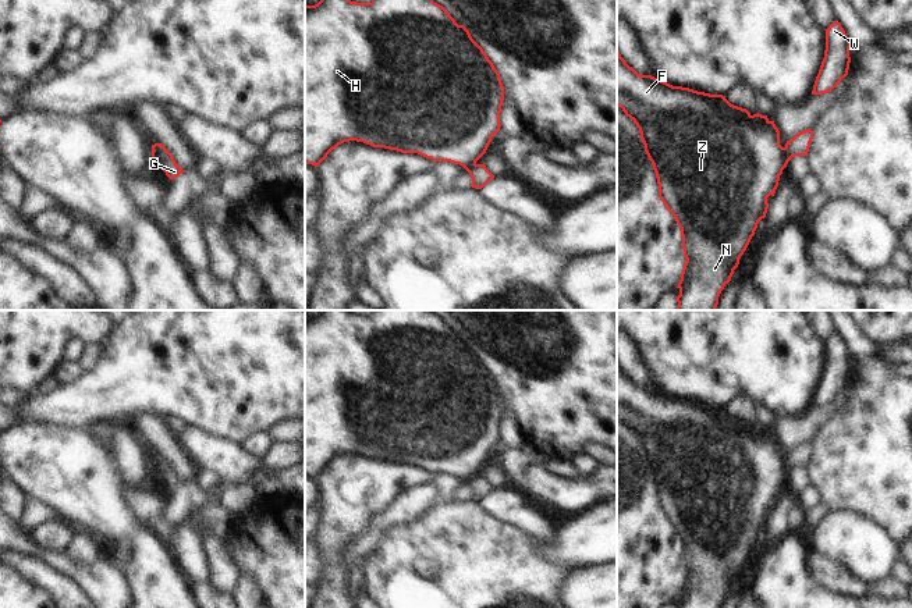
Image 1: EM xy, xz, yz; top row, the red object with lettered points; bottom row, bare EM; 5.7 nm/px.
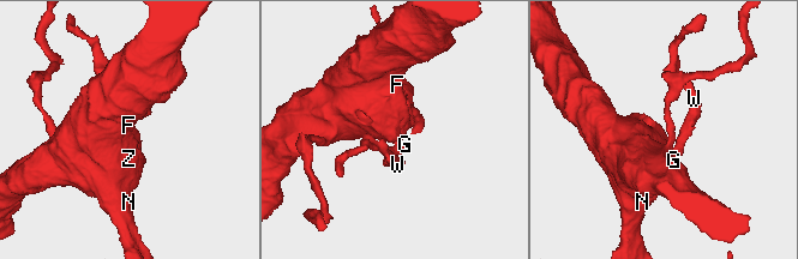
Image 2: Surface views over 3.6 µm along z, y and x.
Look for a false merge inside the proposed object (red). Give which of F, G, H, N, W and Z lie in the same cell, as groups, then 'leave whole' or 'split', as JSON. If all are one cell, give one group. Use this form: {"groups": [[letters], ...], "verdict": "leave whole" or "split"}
{"groups": [["F", "H", "N", "Z"], ["G", "W"]], "verdict": "split"}

